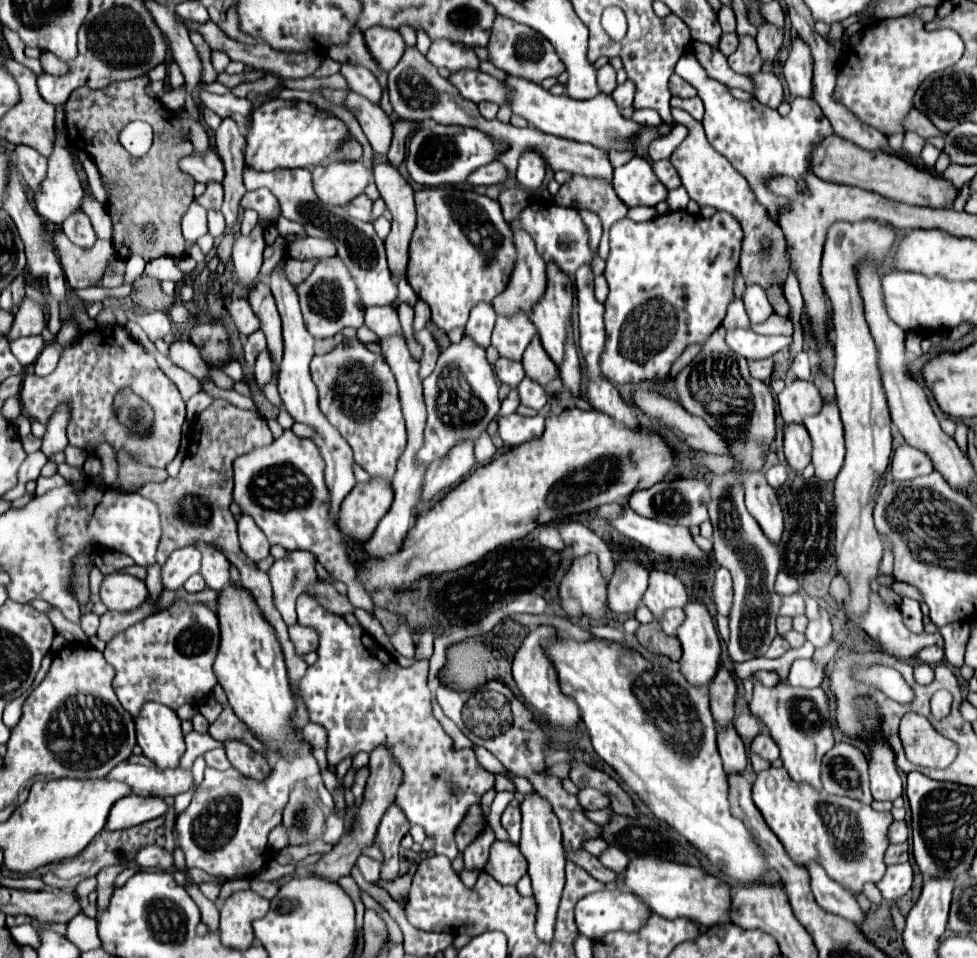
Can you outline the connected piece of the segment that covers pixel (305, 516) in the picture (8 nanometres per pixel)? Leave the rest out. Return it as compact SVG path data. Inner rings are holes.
M287 430L283 436L273 440L271 446L255 448L243 456L239 456L233 464L235 470L235 490L233 500L241 506L241 512L255 518L257 526L265 532L271 546L279 544L287 550L309 550L317 556L317 560L323 564L323 568L335 578L347 584L347 596L353 606L367 610L371 616L375 616L375 604L371 596L365 592L365 588L355 578L355 566L349 562L349 552L345 544L341 544L341 532L329 524L329 490L325 488L325 462L321 460L321 452L317 444L313 444L311 438L299 438L291 430Z

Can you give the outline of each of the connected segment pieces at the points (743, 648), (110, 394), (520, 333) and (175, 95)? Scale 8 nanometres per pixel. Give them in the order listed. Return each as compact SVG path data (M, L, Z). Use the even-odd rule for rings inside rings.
M717 478L711 482L711 490L713 494L709 516L713 522L713 556L719 566L731 572L735 588L735 600L729 614L731 640L727 650L733 660L743 662L763 656L777 636L775 620L783 598L773 588L781 564L779 546L761 532L757 520L747 512L743 502L743 488L739 486L737 478Z
M95 328L83 334L71 348L63 352L57 368L49 376L25 378L19 394L25 408L23 412L31 420L39 420L41 424L45 424L53 414L55 406L67 402L73 408L67 430L69 444L85 448L109 442L115 450L127 448L143 464L165 468L175 458L179 448L181 426L185 422L185 402L177 386L157 366L155 358L139 342L135 342L125 328L119 328L119 346L111 346L113 340L115 340L115 328ZM123 388L131 388L133 392L137 392L155 410L153 428L145 440L133 438L129 430L121 426L119 420L115 418L113 398Z
M515 312L513 316L497 314L491 344L501 356L511 360L521 360L525 348L535 336L535 326L529 322L525 312Z
M183 85L177 89L171 89L166 91L162 97L161 102L163 106L171 111L177 111L180 108L184 107L186 96L186 86Z

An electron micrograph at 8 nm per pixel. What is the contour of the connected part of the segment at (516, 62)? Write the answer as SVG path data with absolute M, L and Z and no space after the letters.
M497 16L495 24L493 24L491 42L487 48L489 48L491 62L497 68L501 68L513 76L527 78L531 82L541 82L549 76L559 76L565 70L565 64L561 64L555 48L549 44L549 40L545 40L545 36L541 36L539 32L535 32L529 26L521 26L503 16Z

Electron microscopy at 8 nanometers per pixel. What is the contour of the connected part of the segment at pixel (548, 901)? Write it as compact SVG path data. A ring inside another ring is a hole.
M531 792L525 796L525 800L521 802L521 812L523 812L523 834L521 834L519 848L529 862L533 894L535 894L537 906L539 906L535 932L537 932L539 940L551 942L557 906L561 900L563 884L565 884L565 850L561 844L561 828L559 828L559 820L557 820L551 804L545 798L537 796L537 792Z

